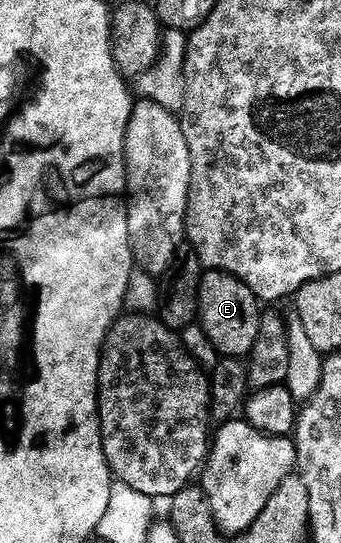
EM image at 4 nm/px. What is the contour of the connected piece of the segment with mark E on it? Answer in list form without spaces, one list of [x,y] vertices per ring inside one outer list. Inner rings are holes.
[[[221,269],[208,270],[202,276],[199,323],[203,331],[205,327],[204,334],[218,354],[226,358],[244,358],[252,354],[263,312],[260,304],[257,294],[240,277],[224,273]]]

